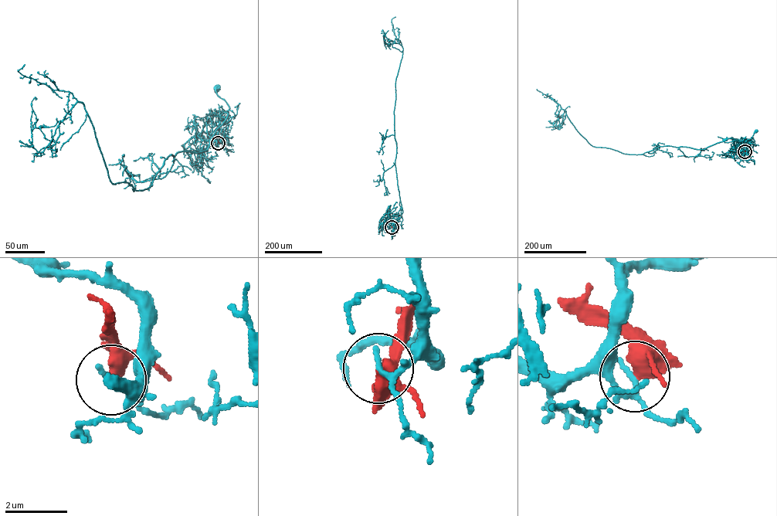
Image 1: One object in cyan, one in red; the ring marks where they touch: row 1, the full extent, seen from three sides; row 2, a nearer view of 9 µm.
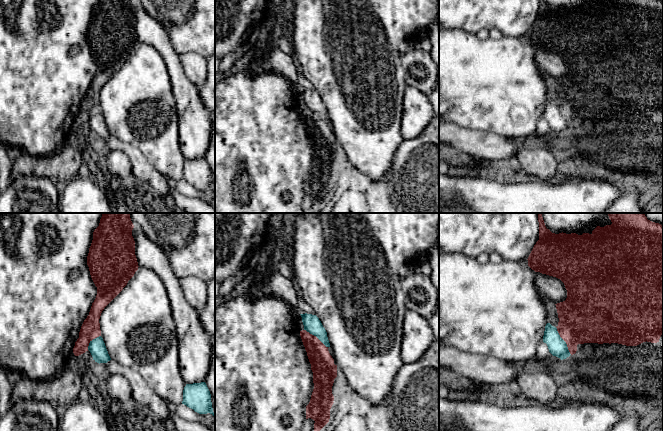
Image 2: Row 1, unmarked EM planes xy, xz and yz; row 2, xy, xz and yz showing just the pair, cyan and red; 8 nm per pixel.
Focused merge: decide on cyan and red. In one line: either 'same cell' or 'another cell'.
another cell

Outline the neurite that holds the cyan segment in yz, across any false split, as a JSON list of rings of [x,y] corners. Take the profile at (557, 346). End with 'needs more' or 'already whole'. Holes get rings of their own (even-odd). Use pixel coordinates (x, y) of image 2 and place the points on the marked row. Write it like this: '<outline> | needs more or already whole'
[[[547,323],[545,326],[543,342],[547,344],[549,352],[561,360],[571,355],[566,342],[560,337],[557,328],[550,323]]] | already whole

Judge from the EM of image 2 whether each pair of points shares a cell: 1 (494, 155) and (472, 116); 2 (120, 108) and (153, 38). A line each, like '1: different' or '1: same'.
1: different
2: different

